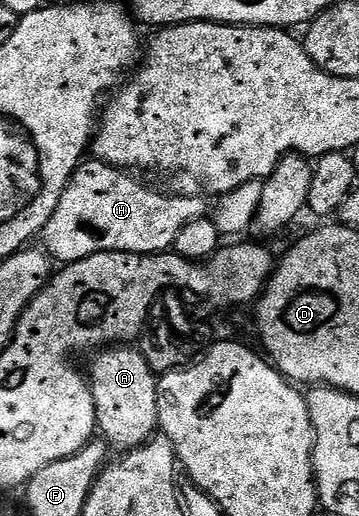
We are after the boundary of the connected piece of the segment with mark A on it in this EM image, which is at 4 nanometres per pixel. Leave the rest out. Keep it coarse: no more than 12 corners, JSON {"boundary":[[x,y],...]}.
{"boundary":[[135,348],[94,355],[97,430],[119,452],[157,430],[157,375]]}

